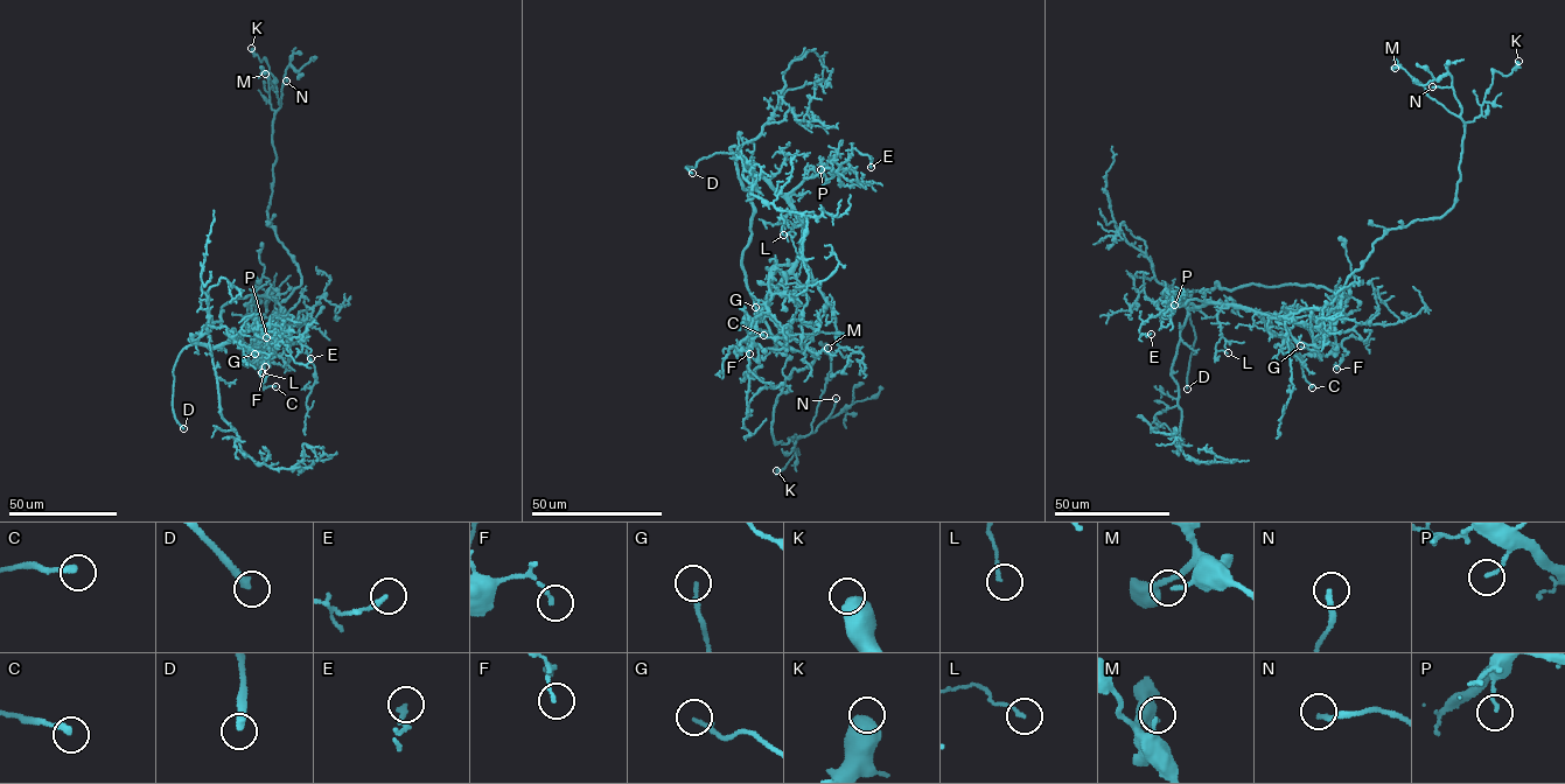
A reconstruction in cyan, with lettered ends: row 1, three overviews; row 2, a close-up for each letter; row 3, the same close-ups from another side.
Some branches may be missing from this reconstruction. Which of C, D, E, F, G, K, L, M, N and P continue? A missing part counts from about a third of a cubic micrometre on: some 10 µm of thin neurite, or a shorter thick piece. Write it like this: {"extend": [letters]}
{"extend": ["C", "D", "N"]}

